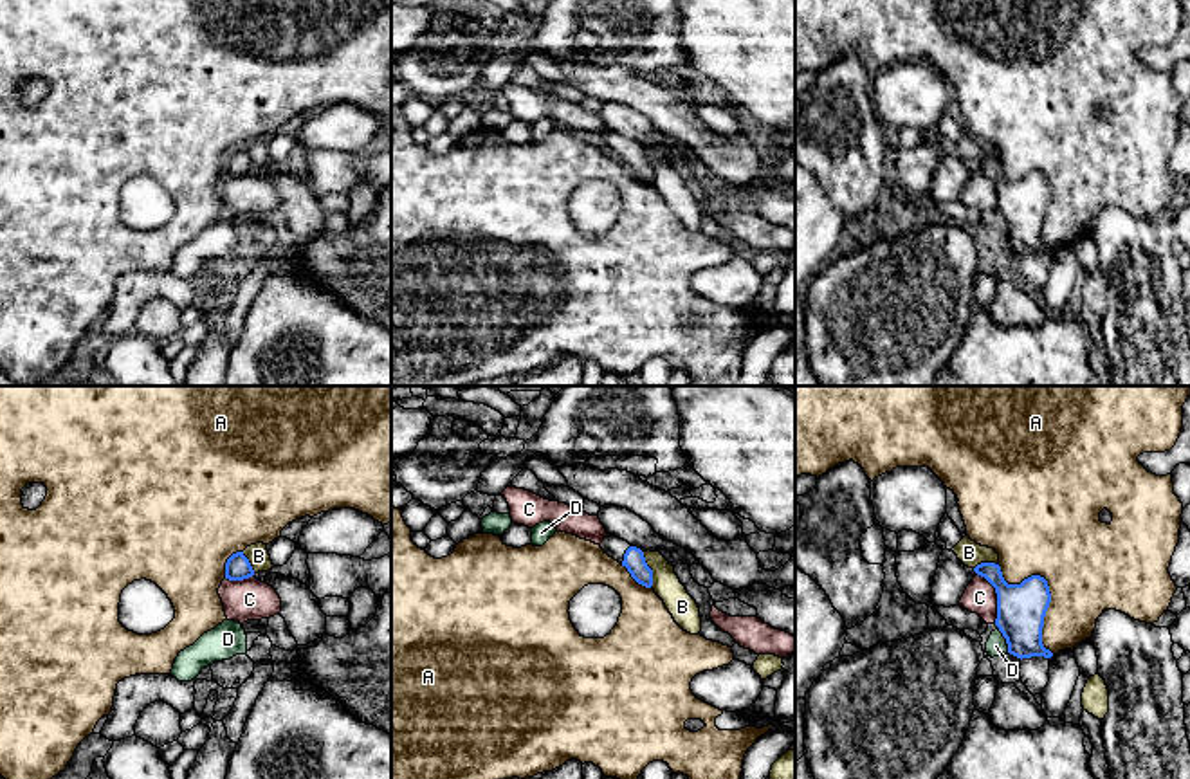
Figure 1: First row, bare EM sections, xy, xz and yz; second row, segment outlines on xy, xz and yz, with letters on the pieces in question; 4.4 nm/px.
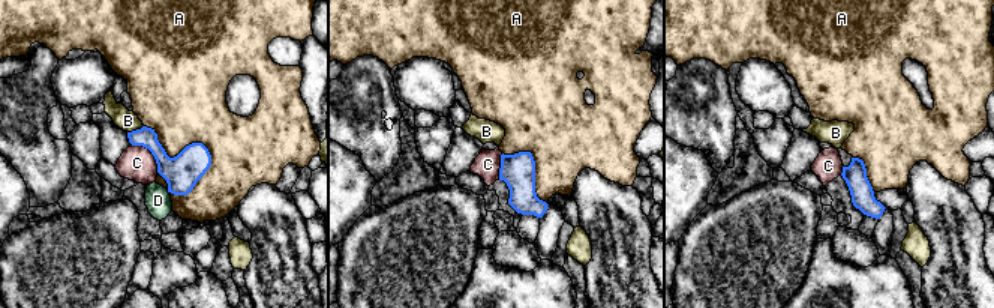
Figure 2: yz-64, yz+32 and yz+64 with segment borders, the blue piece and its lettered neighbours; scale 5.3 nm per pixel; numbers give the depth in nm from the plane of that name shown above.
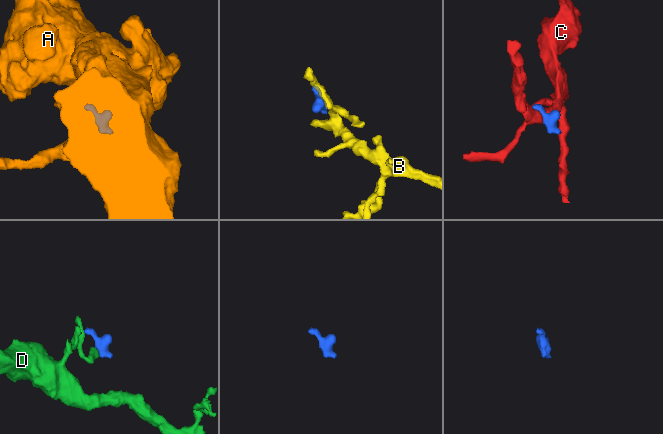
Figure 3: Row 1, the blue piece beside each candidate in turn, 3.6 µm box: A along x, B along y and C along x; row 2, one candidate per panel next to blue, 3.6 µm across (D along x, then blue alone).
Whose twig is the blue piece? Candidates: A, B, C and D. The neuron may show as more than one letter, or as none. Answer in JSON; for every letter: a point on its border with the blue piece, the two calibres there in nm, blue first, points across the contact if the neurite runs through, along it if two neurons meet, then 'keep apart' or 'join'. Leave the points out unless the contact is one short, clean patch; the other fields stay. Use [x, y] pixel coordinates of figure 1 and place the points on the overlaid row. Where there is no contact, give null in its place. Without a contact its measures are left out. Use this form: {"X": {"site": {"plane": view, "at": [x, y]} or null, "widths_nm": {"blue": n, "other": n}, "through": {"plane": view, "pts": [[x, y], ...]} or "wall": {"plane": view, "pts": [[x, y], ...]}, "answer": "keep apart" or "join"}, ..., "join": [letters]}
{"A": {"site": {"plane": "yz", "at": [1048, 590]}, "widths_nm": {"blue": 220, "other": 400}, "answer": "keep apart"}, "B": {"site": {"plane": "xz", "at": [651, 570]}, "widths_nm": {"blue": 100, "other": 120}, "wall": {"plane": "xz", "pts": [[642, 552], [651, 570], [651, 586]]}, "answer": "keep apart"}, "C": {"site": {"plane": "yz", "at": [997, 595]}, "widths_nm": {"blue": 220, "other": 150}, "wall": {"plane": "yz", "pts": [[976, 572], [994, 588], [996, 621]]}, "answer": "keep apart"}, "D": {"site": {"plane": "yz", "at": [1006, 641]}, "widths_nm": {"blue": 220, "other": 90}, "wall": {"plane": "yz", "pts": [[997, 630], [1008, 651]]}, "answer": "keep apart"}, "join": []}

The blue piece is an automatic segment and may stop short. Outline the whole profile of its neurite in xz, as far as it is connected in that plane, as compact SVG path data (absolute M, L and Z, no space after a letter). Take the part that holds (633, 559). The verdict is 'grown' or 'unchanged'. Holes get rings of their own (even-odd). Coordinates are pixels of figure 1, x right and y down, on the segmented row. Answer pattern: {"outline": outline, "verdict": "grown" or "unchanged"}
{"outline": "M609 534L600 543L600 548L604 550L604 554L626 566L638 584L645 588L653 586L653 570L647 566L644 552L640 548Z", "verdict": "grown"}

